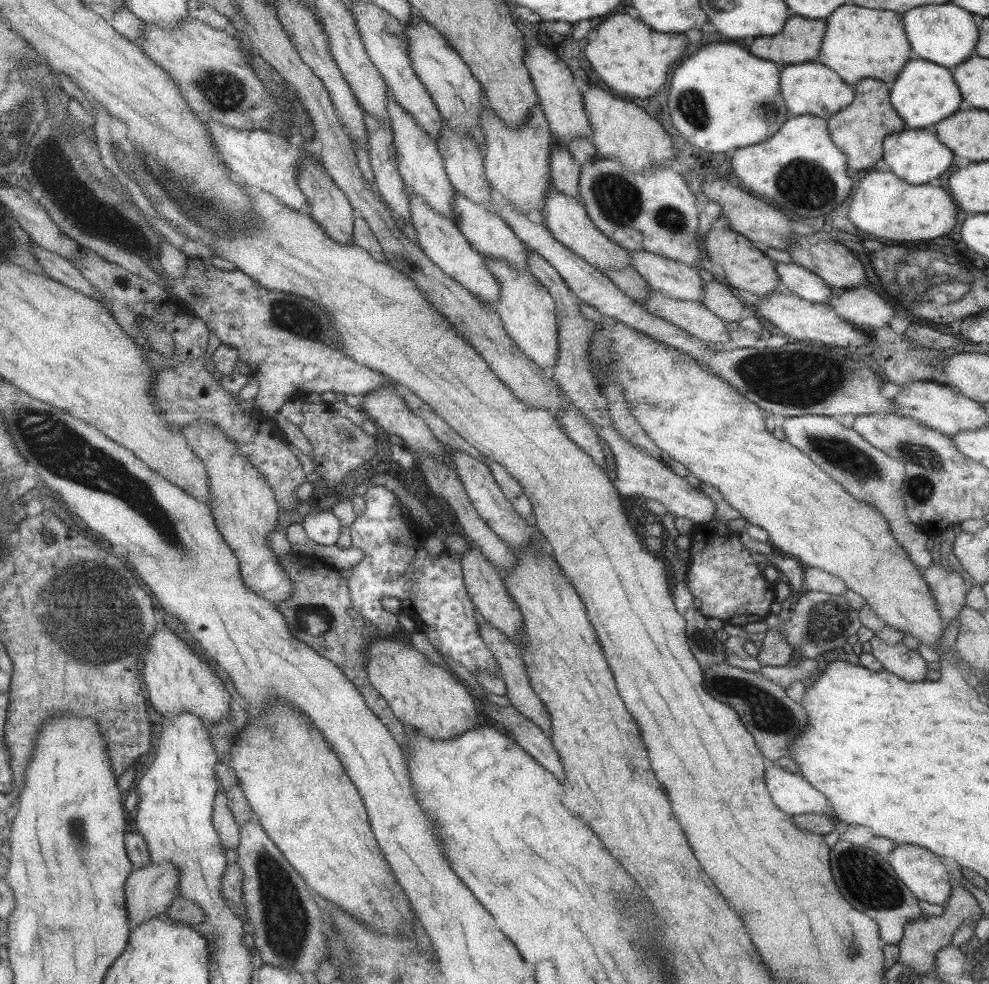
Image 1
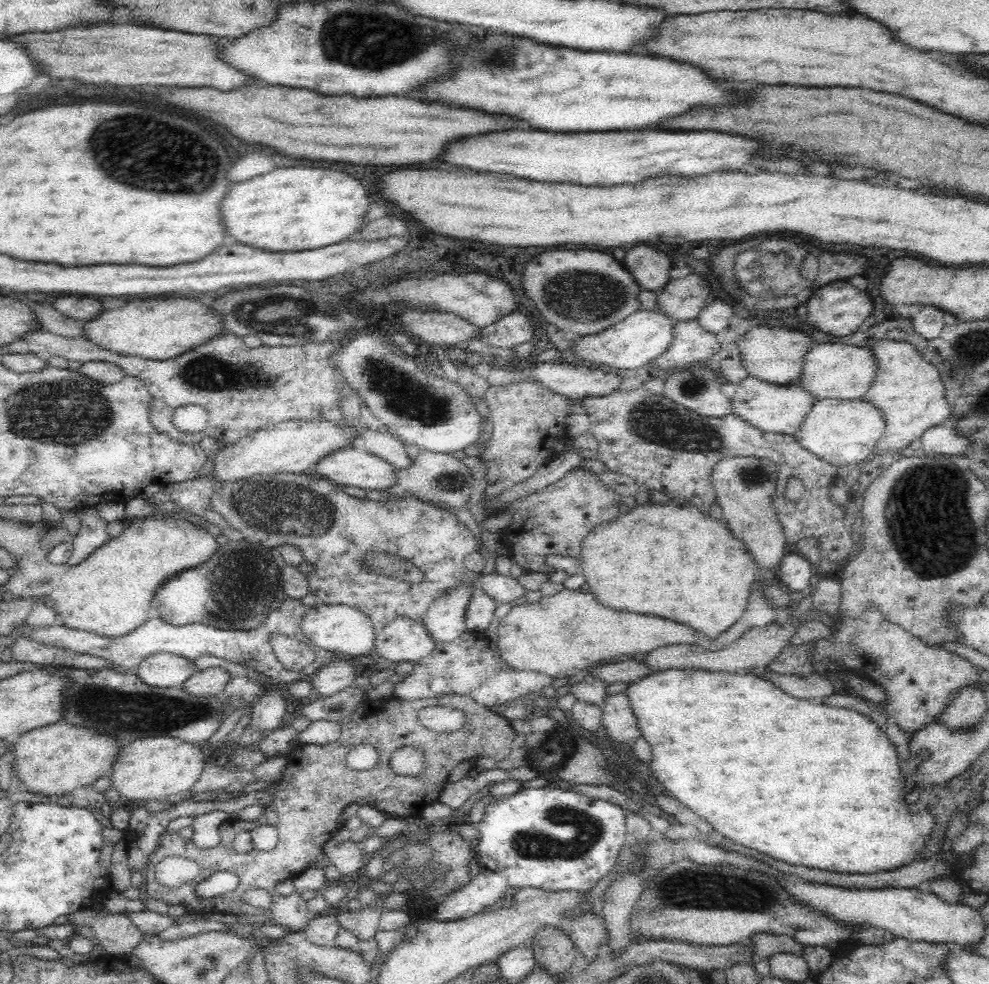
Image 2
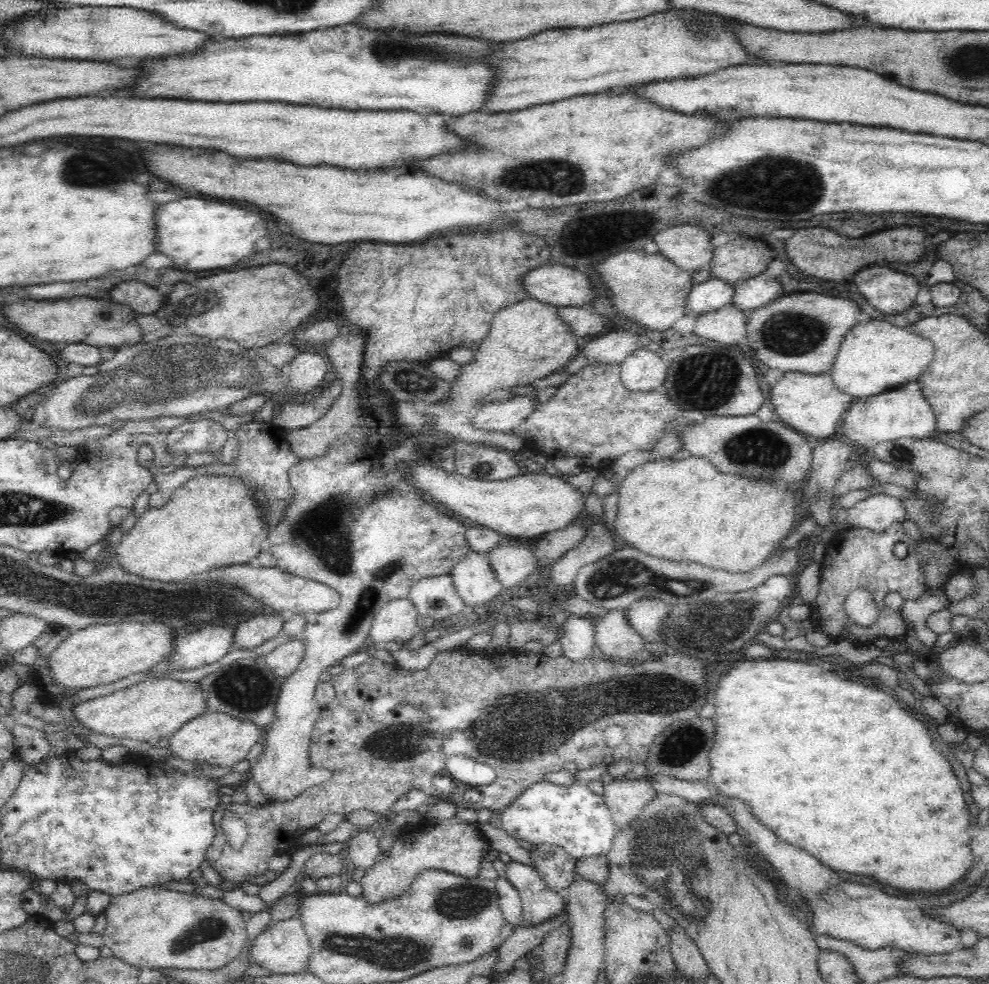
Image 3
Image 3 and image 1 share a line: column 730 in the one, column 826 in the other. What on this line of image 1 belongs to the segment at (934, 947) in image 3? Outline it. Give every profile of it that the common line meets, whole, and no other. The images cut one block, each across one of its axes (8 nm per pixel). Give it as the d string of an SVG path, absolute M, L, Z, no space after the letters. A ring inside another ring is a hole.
M767 762L764 783L772 803L785 814L825 814L831 809L827 798L799 773L789 773Z

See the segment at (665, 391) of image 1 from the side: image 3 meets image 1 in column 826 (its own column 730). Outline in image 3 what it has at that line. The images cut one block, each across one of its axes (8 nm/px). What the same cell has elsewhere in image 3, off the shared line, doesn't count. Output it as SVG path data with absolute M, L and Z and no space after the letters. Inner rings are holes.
M690 456L686 460L661 459L645 462L631 470L618 488L618 513L612 526L612 531L616 535L621 545L636 548L647 556L653 558L662 558L668 561L688 561L698 563L704 567L714 570L725 570L730 573L745 573L762 563L769 561L780 547L782 540L787 538L796 527L796 519L800 516L796 508L796 499L799 496L798 490L788 486L780 486L778 483L770 481L760 481L760 479L750 479L744 476L734 474L724 474L722 471L716 471L714 465L708 459L700 456Z

